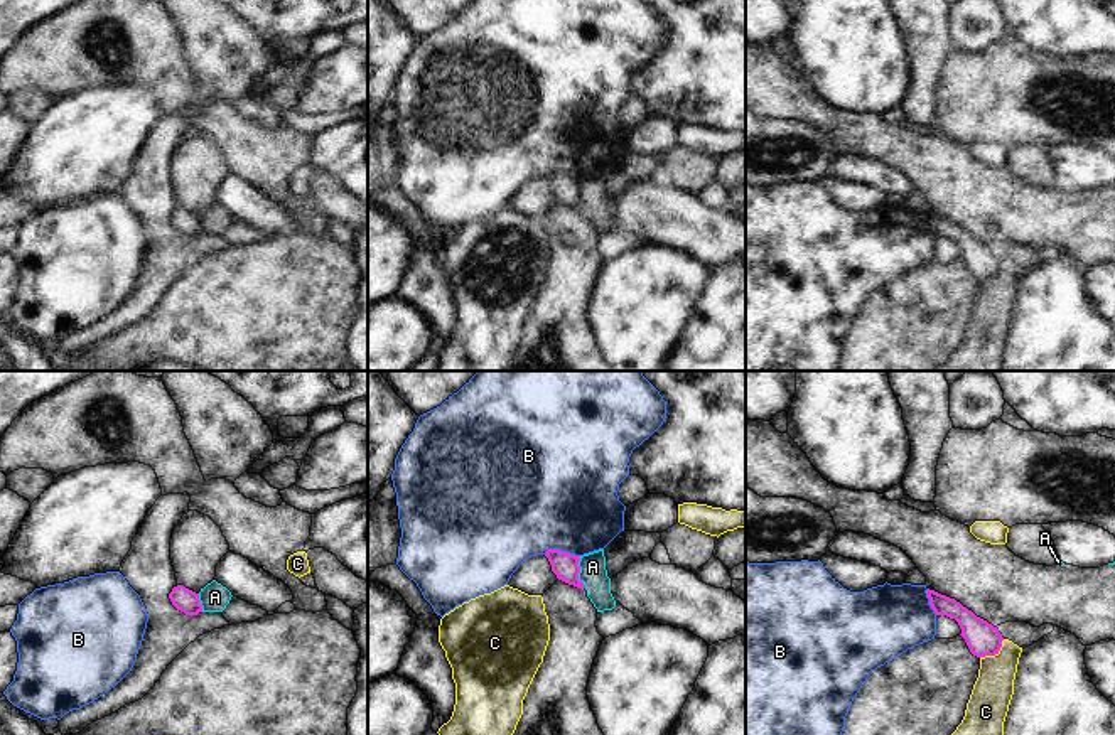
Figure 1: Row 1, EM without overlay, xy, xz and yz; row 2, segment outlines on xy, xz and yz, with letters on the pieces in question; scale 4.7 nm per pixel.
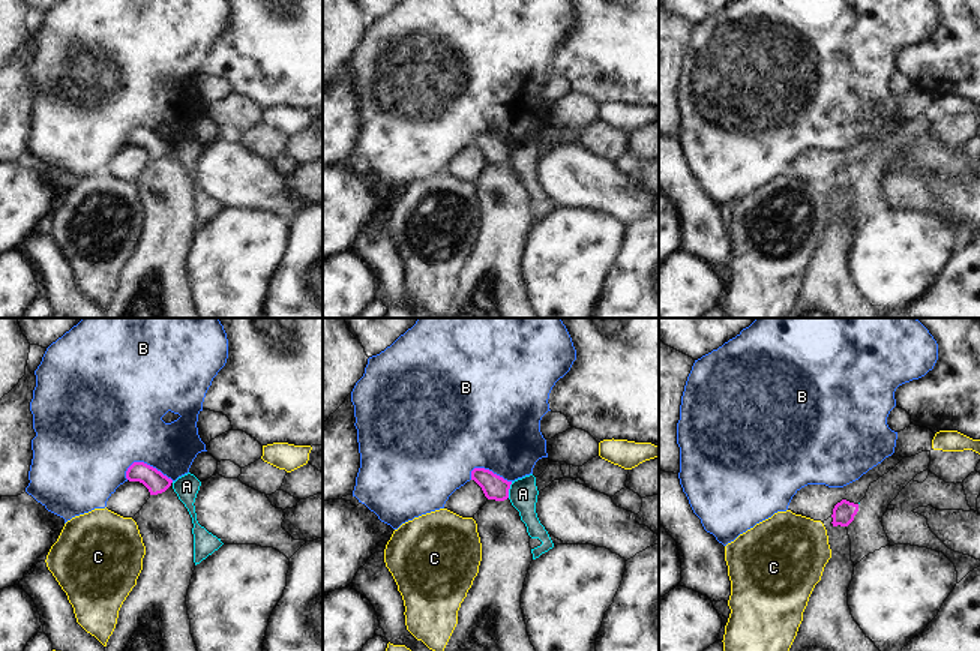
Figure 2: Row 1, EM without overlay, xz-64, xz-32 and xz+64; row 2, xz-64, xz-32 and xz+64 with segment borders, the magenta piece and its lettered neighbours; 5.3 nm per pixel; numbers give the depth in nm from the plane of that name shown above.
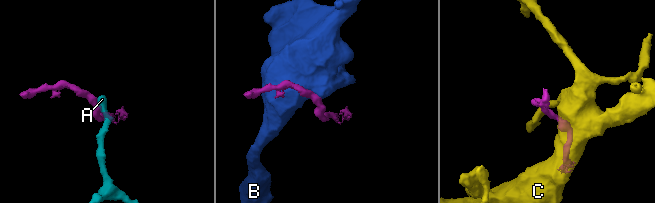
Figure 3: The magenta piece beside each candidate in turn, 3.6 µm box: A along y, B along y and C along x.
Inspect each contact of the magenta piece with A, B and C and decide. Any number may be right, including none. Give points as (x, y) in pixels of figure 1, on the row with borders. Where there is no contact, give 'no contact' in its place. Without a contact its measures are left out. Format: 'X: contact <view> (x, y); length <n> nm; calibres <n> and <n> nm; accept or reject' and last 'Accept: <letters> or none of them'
A: contact xz (579, 572); length 160 nm; calibres 120 and 130 nm; reject
B: contact xz (562, 552); length 180 nm; calibres 120 and 480 nm; reject
C: contact yz (994, 654); length 150 nm; calibres 160 and 190 nm; reject
Accept: none of them

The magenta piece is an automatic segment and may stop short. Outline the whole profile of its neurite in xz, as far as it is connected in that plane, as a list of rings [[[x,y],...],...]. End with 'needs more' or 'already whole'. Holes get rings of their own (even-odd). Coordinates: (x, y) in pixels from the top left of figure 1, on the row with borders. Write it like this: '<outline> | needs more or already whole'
[[[548,550],[545,556],[548,558],[552,571],[557,575],[558,580],[574,585],[577,588],[585,588],[584,582],[579,580],[580,556],[560,550]]] | already whole

